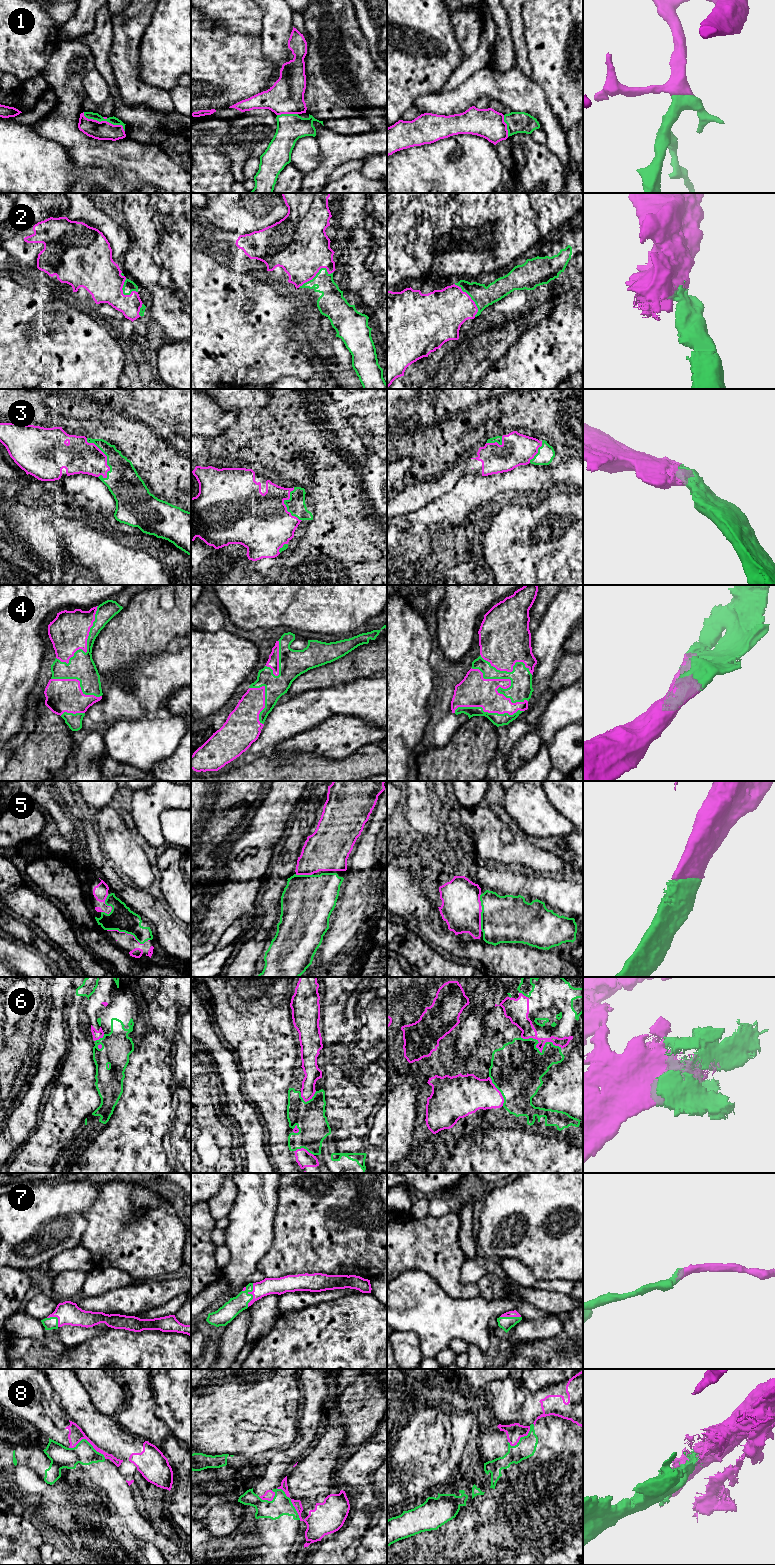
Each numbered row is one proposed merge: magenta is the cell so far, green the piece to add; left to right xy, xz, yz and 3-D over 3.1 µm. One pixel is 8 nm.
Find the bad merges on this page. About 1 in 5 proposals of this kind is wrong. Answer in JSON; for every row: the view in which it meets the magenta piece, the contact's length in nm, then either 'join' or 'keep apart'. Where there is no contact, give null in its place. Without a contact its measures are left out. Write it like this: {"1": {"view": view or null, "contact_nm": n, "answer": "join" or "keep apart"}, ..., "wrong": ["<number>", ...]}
{"1": {"view": "xy", "contact_nm": 360, "answer": "join"}, "2": {"view": "xz", "contact_nm": 320, "answer": "join"}, "3": {"view": "xy", "contact_nm": 360, "answer": "join"}, "4": {"view": "yz", "contact_nm": 550, "answer": "join"}, "5": {"view": "xy", "contact_nm": 160, "answer": "join"}, "6": {"view": "yz", "contact_nm": 340, "answer": "join"}, "7": {"view": "xz", "contact_nm": 200, "answer": "join"}, "8": {"view": "xy", "contact_nm": 300, "answer": "keep apart"}, "wrong": ["8"]}

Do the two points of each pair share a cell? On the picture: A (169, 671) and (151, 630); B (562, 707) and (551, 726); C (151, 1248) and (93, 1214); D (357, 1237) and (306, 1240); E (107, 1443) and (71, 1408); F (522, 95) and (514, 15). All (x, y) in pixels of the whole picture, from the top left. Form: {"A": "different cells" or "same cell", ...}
{"A": "different cells", "B": "same cell", "C": "same cell", "D": "same cell", "E": "same cell", "F": "different cells"}

